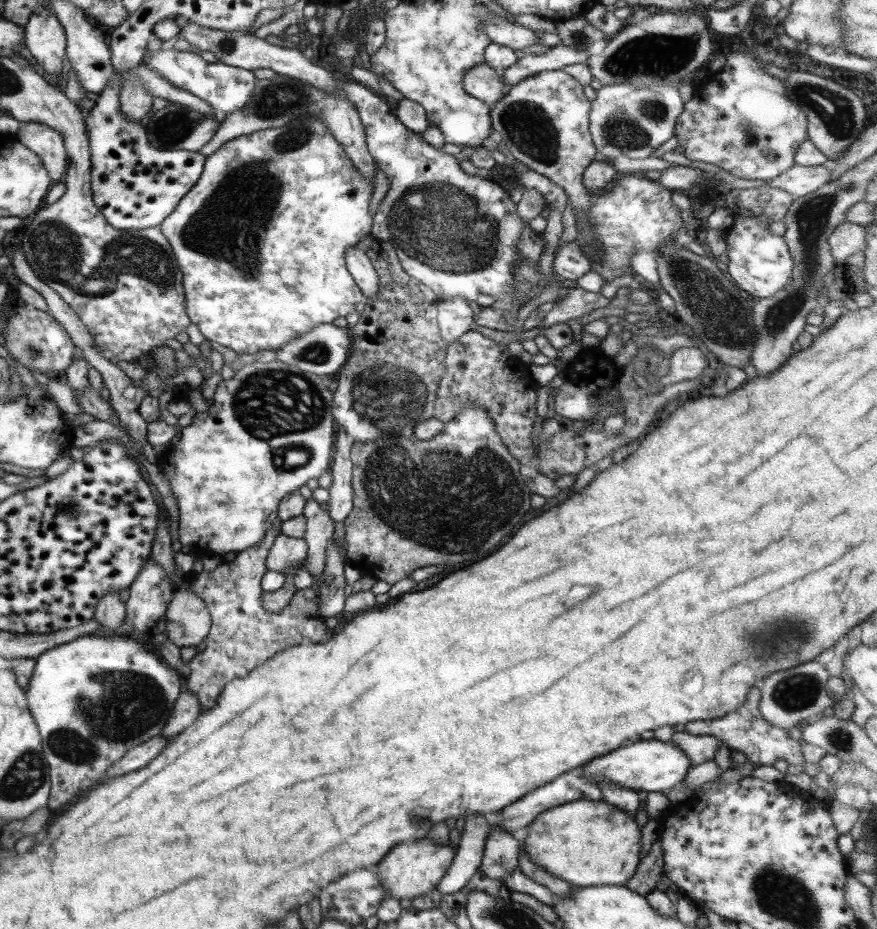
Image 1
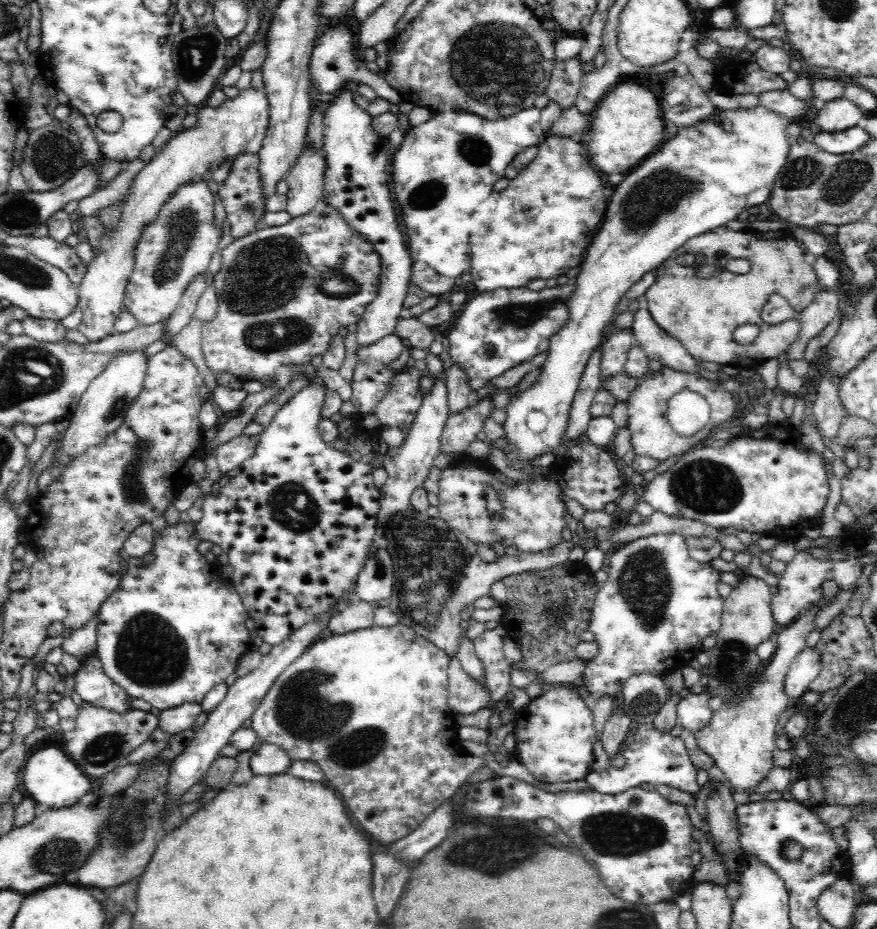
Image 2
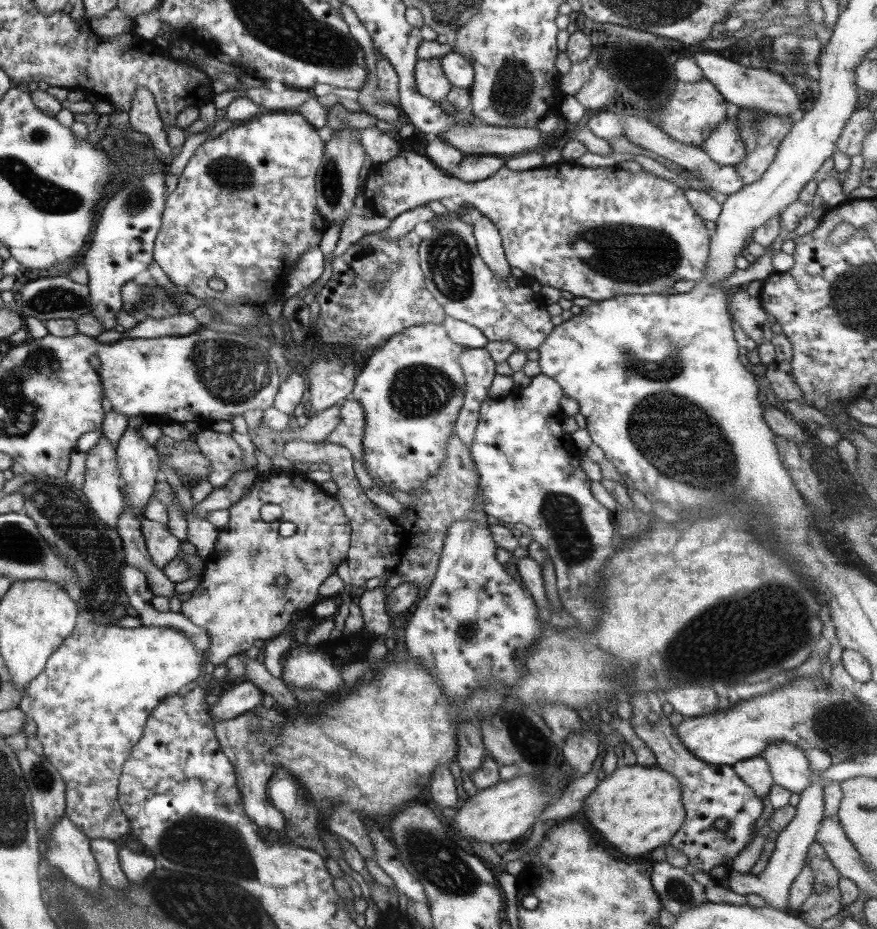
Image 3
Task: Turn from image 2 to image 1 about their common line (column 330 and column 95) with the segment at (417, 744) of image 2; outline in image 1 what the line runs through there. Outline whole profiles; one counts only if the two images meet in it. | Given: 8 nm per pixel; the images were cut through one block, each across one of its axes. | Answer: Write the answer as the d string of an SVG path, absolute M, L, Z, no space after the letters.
M123 631L111 637L81 636L37 657L26 692L49 766L50 810L60 810L72 804L72 800L78 800L82 792L108 780L106 771L113 762L118 762L130 749L161 734L183 692L178 674L154 654L151 646L140 643Z

